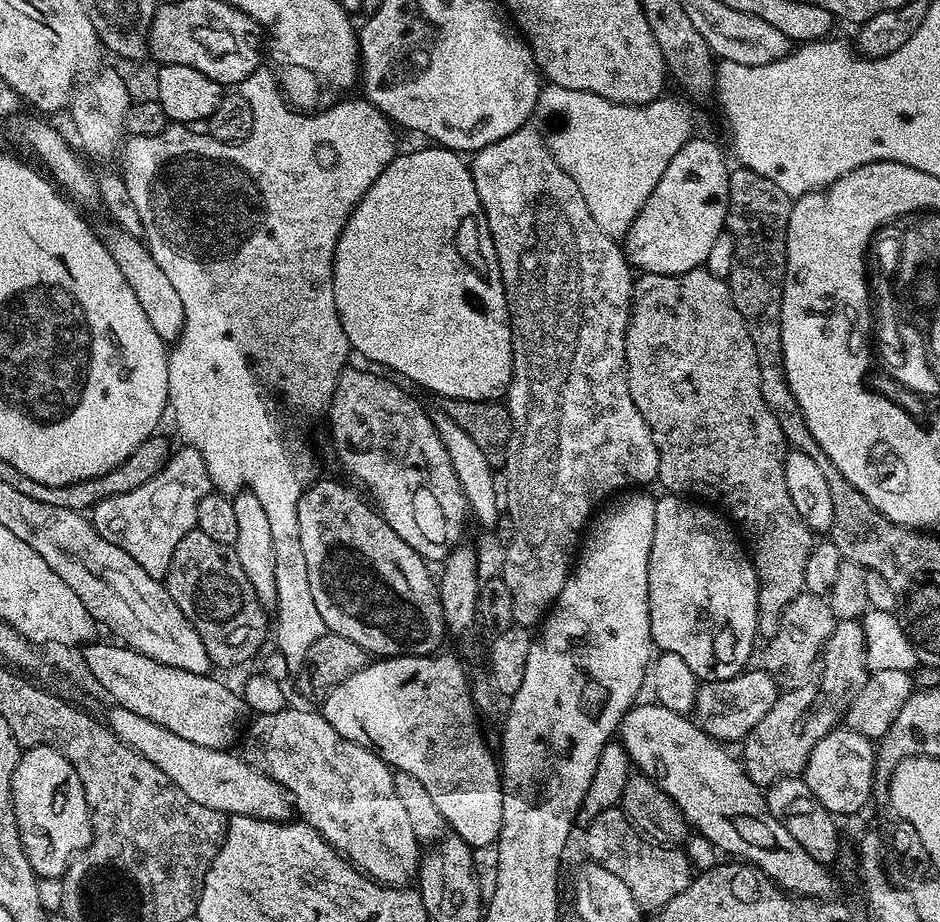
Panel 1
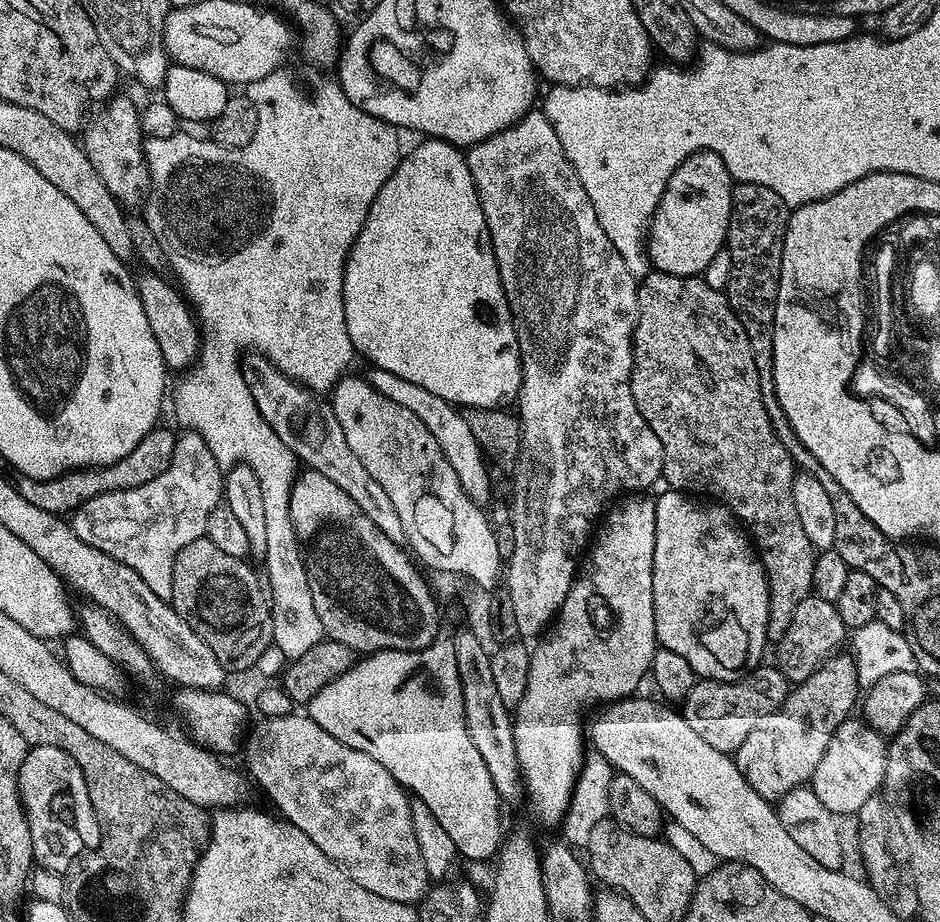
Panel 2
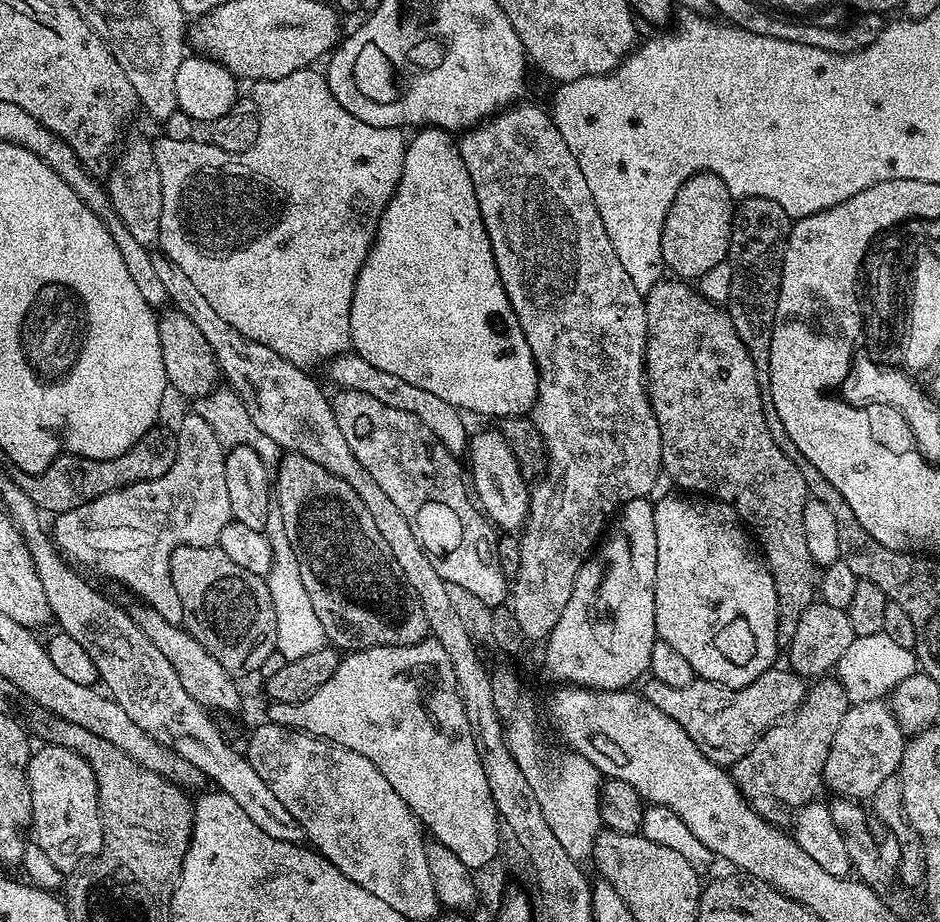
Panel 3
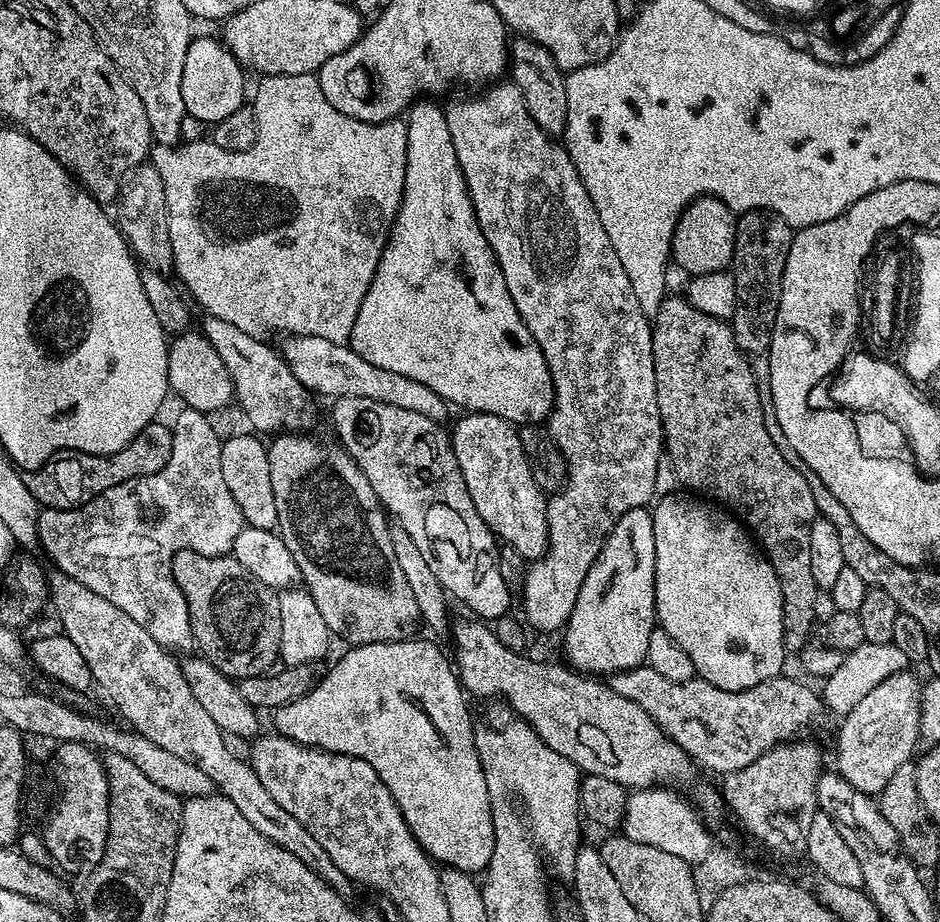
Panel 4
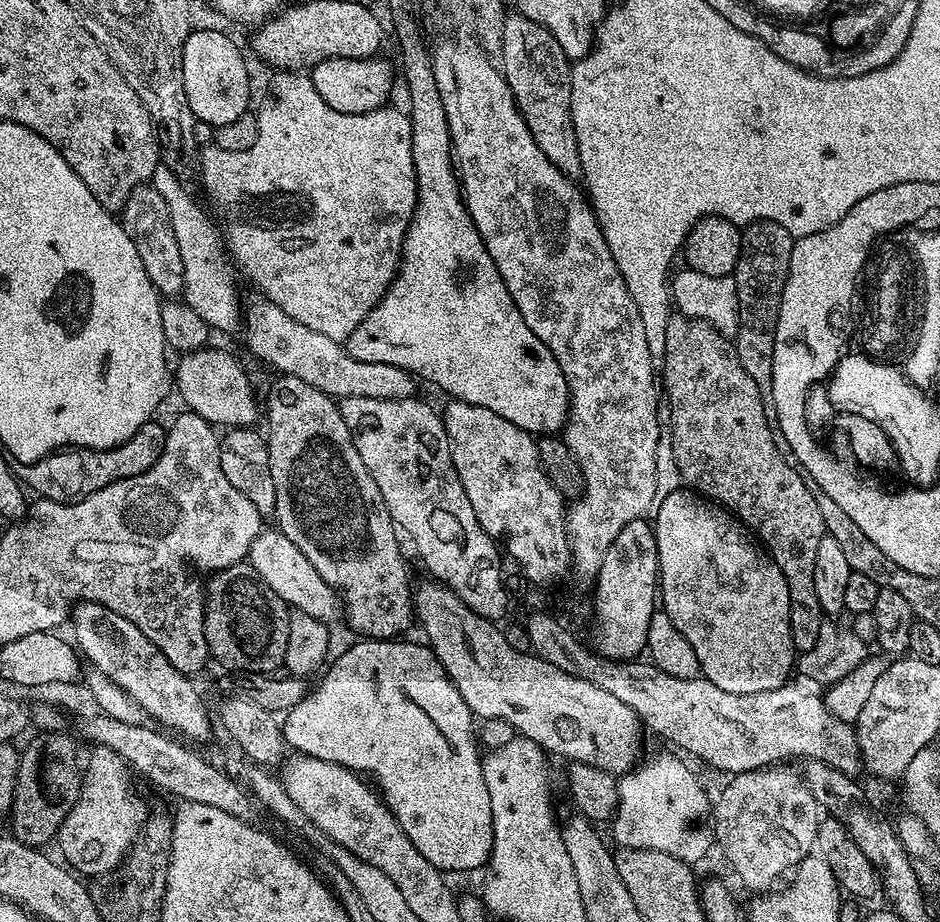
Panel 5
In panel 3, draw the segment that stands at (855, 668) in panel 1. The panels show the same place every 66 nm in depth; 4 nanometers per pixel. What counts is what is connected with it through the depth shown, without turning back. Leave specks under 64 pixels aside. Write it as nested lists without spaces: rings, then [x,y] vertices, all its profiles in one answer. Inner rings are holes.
[[[820,678],[813,684],[816,685],[807,689],[804,700],[790,718],[767,728],[752,749],[730,768],[732,781],[748,799],[748,805],[762,819],[777,826],[787,825],[795,813],[817,799],[816,791],[824,784],[824,767],[834,734],[838,734],[838,726],[842,726],[842,718],[850,707],[839,679]]]

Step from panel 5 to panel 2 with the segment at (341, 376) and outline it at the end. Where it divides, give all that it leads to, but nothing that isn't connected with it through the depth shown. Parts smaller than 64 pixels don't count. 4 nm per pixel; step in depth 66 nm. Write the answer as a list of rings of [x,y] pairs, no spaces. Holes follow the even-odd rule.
[[[369,367],[366,372],[368,385],[378,394],[390,398],[392,402],[398,402],[398,406],[406,406],[418,418],[422,418],[422,423],[426,425],[426,430],[434,434],[438,441],[438,446],[442,446],[442,454],[446,454],[446,462],[450,462],[450,467],[454,474],[458,474],[458,482],[462,482],[462,490],[472,501],[481,506],[488,506],[492,500],[492,482],[488,478],[488,466],[486,453],[480,447],[478,438],[470,431],[464,412],[455,404],[451,404],[446,398],[438,398],[438,394],[430,394],[430,390],[425,390],[423,386],[414,386],[414,382],[406,382],[406,378],[398,378],[398,374],[390,374],[390,370]]]

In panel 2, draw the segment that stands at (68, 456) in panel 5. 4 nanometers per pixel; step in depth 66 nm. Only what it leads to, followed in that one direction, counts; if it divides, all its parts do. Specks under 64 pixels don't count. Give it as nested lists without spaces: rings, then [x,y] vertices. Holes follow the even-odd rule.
[[[157,426],[149,430],[146,438],[126,454],[126,458],[118,458],[118,462],[98,466],[97,468],[70,468],[61,476],[55,476],[49,480],[35,480],[26,474],[16,472],[14,483],[16,489],[26,498],[26,502],[34,502],[40,510],[55,512],[57,514],[71,514],[82,507],[90,498],[98,498],[102,494],[130,490],[134,486],[146,486],[146,482],[154,482],[166,466],[174,458],[174,446],[176,445],[177,433],[168,428]]]

